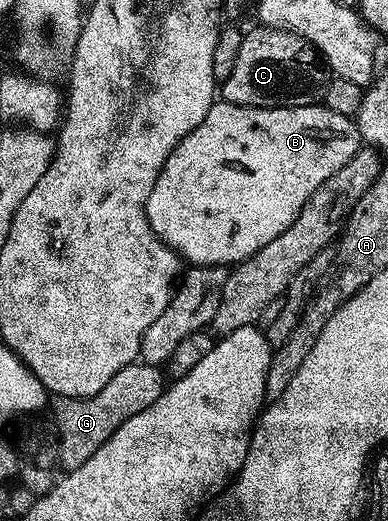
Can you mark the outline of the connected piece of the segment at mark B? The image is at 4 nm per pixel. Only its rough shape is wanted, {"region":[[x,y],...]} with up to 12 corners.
{"region":[[213,96],[144,205],[189,266],[274,243],[360,150],[327,99]]}

